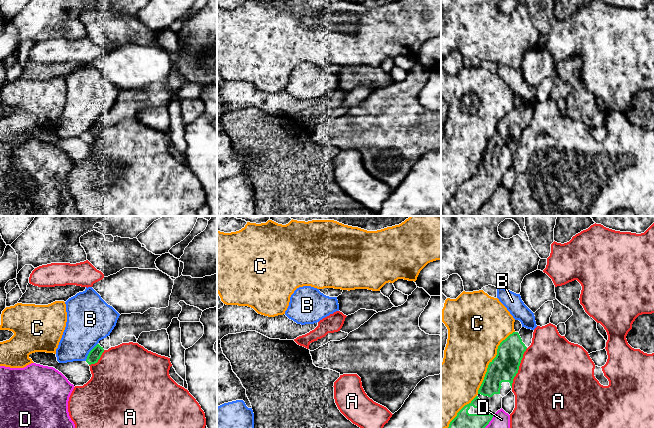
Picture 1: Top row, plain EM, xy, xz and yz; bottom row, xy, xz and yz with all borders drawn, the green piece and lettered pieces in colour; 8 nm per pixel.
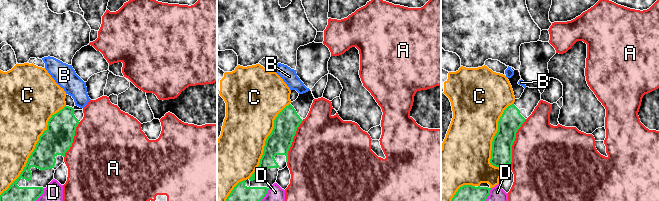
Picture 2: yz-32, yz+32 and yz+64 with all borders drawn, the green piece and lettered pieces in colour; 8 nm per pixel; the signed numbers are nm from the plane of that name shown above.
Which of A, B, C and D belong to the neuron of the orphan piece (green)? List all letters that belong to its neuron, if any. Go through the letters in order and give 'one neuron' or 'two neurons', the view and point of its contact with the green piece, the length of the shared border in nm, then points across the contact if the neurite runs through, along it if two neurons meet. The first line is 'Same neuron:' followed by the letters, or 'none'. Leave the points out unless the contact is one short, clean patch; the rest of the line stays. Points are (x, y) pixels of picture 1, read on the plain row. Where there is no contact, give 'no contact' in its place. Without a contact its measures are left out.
Same neuron: none
A: two neurons; contact yz (518, 144); length 340 nm
B: two neurons; contact xy (89, 128); length 170 nm
C: two neurons; contact yz (492, 137); length 600 nm
D: two neurons; contact yz (483, 204); length 260 nm

